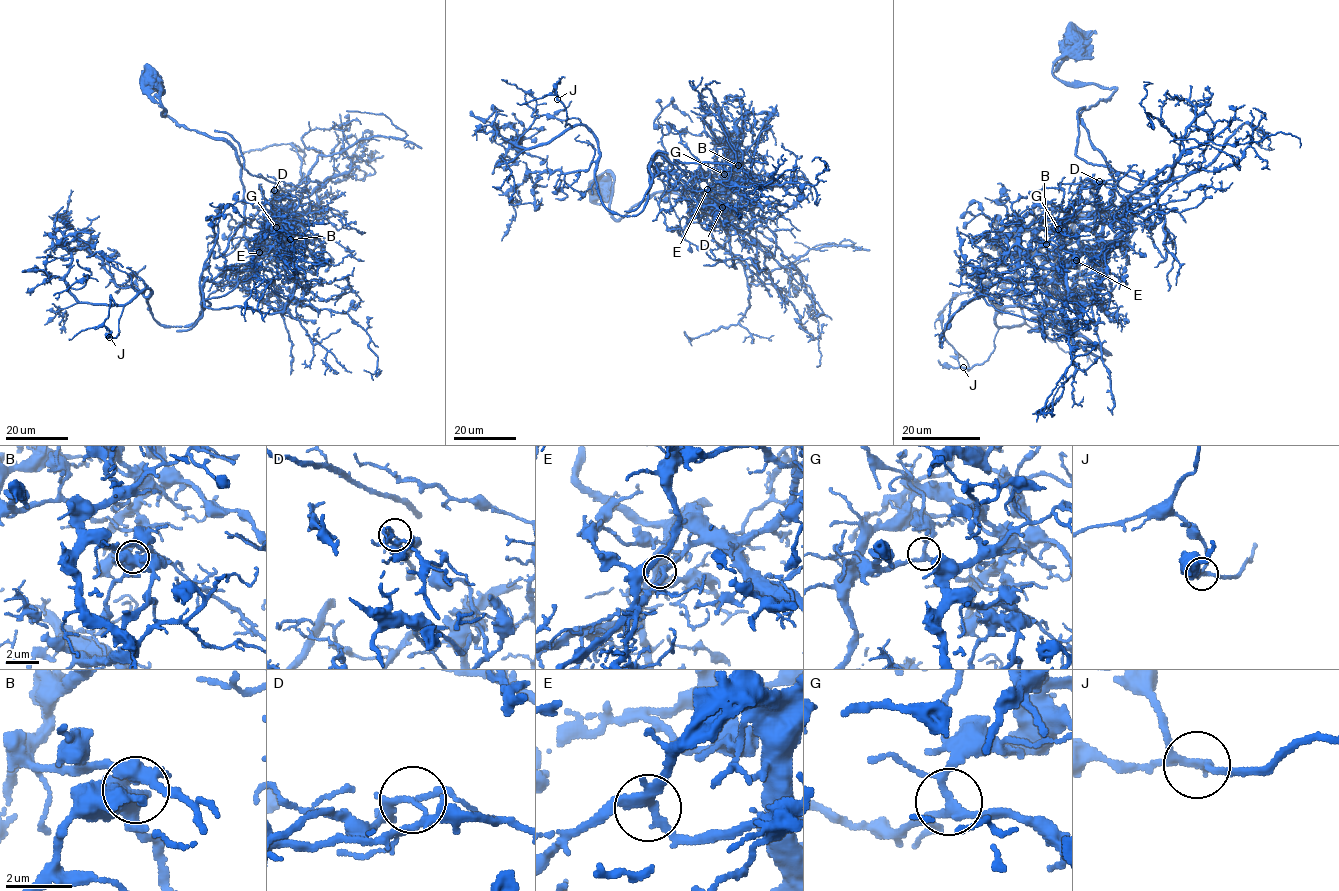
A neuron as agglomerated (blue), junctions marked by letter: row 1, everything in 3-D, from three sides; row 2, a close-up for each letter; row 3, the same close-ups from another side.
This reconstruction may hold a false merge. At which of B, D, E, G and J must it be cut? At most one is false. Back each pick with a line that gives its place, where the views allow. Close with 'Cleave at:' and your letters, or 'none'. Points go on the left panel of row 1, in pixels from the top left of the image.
D: at (274, 190)
Cleave at: D

